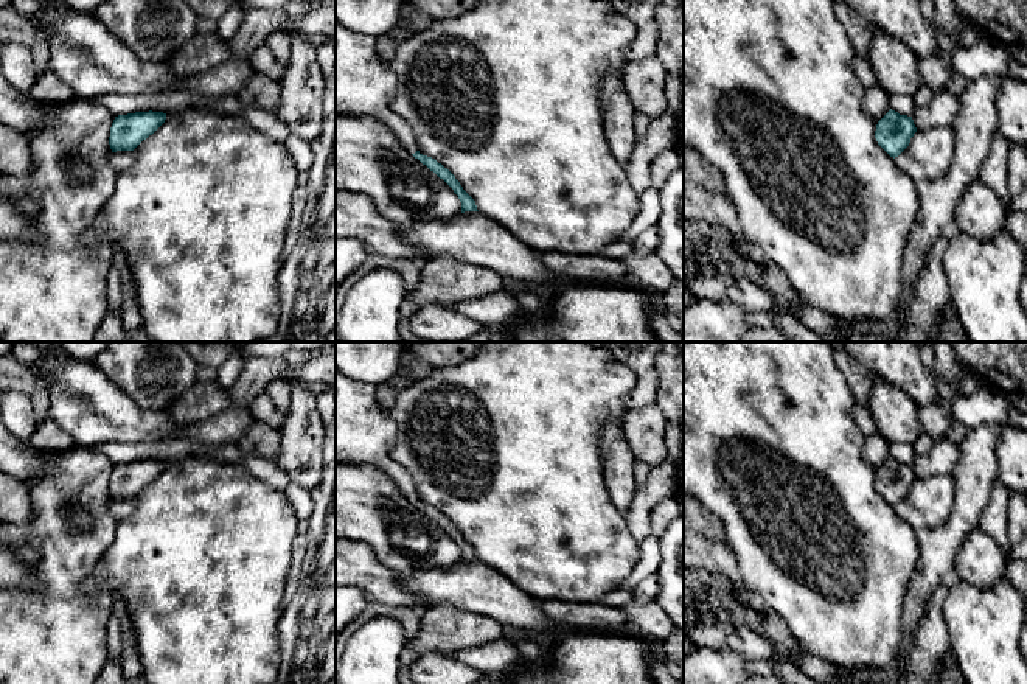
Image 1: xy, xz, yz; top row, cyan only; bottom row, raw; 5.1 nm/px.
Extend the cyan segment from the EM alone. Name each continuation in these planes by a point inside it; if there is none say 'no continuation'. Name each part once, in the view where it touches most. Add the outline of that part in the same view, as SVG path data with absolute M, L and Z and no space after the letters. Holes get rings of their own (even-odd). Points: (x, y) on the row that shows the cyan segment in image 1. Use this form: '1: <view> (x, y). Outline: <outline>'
1: xz (364, 84). Outline: M336 22L336 115L374 117L415 154L418 145L410 124L390 107L396 87L398 78L379 58L376 39Z

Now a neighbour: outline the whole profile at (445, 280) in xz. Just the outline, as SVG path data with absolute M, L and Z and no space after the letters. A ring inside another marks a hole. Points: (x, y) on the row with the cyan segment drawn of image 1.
M451 256L432 258L421 264L421 280L406 302L416 309L427 305L451 308L469 298L482 298L502 289L502 277L486 267L469 266Z

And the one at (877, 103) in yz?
M869 87L864 92L864 110L876 123L890 110L890 96L881 87Z

